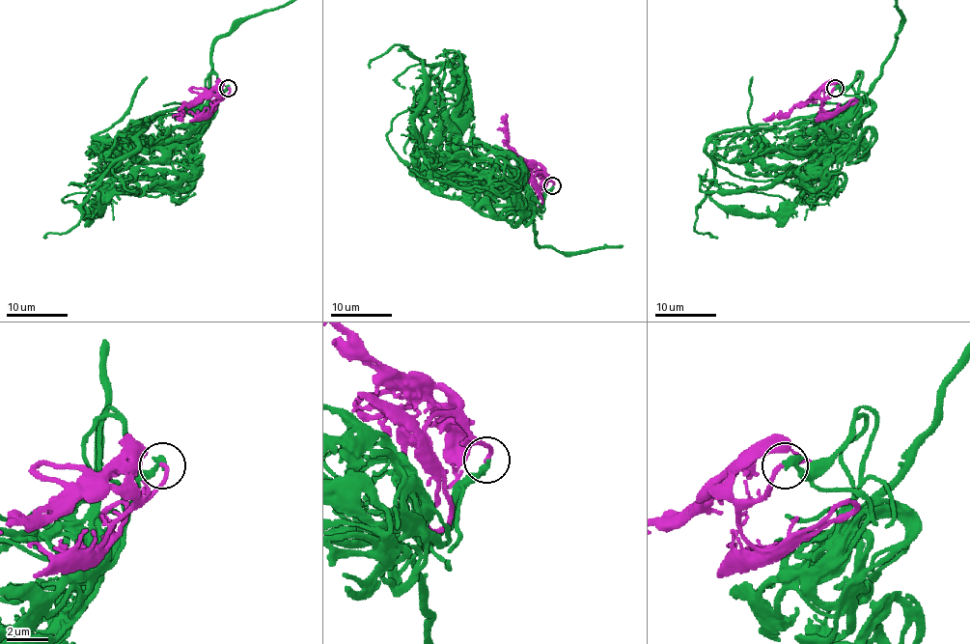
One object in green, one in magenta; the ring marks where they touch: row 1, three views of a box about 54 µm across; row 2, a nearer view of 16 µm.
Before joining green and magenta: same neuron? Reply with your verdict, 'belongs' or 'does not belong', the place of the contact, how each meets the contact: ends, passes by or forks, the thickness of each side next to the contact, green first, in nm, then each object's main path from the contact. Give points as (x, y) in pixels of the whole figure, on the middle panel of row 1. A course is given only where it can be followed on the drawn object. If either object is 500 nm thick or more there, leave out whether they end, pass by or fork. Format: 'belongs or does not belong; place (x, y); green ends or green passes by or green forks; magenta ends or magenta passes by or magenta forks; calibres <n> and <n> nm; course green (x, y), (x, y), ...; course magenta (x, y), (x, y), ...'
belongs; place (552, 185); green ends; magenta ends; calibres 320 and 240 nm; course magenta (552, 186), (554, 183), (539, 163), (524, 161), (508, 143), (506, 114)

